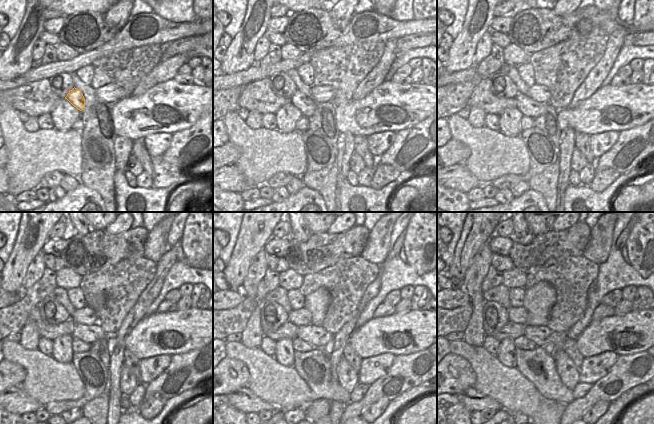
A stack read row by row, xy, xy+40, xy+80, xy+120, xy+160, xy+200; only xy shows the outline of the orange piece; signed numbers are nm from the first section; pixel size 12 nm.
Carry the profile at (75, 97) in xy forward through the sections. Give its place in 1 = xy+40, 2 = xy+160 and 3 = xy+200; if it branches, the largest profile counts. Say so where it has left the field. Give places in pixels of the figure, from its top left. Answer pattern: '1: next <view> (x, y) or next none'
1: next xy+40 (306, 105)
2: next xy+160 (317, 336)
3: next xy+200 (541, 335)

